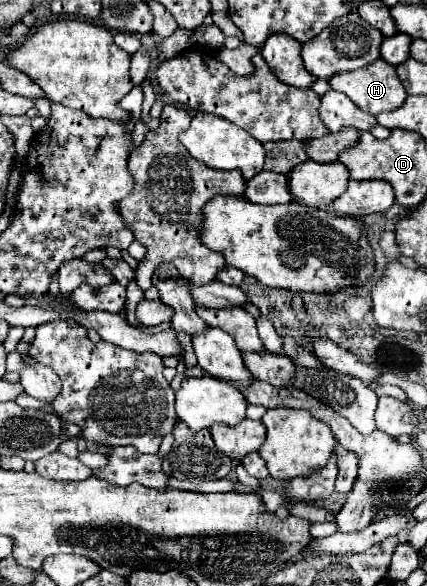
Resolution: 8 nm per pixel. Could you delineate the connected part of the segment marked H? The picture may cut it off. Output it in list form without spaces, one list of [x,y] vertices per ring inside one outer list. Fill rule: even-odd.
[[[376,59],[374,63],[360,67],[356,71],[350,73],[340,73],[334,75],[332,79],[328,79],[330,87],[334,91],[342,91],[346,93],[362,111],[370,113],[370,115],[380,115],[384,111],[394,111],[396,107],[400,107],[404,103],[404,99],[408,97],[404,91],[404,85],[400,83],[400,79],[396,79],[396,69],[390,63],[384,63],[382,59]]]

